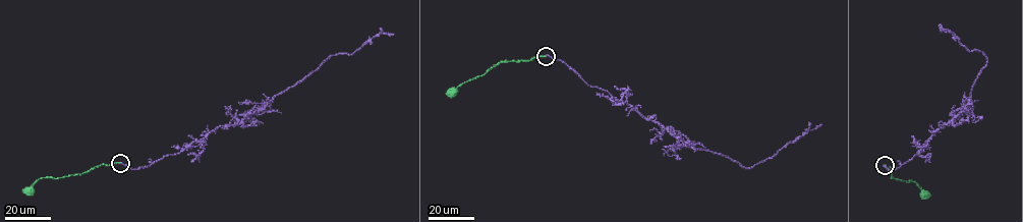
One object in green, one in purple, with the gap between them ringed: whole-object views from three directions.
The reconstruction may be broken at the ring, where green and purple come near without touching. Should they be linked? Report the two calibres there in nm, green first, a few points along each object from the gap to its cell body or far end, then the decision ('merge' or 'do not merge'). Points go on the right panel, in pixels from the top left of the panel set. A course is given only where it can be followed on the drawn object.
calibres 240 and 240 nm; course green (885, 165), (890, 167), (892, 176), (914, 181), (923, 195); course purple (884, 166), (889, 171), (908, 161), (954, 118), (985, 66), (981, 52), (940, 31); do not merge

